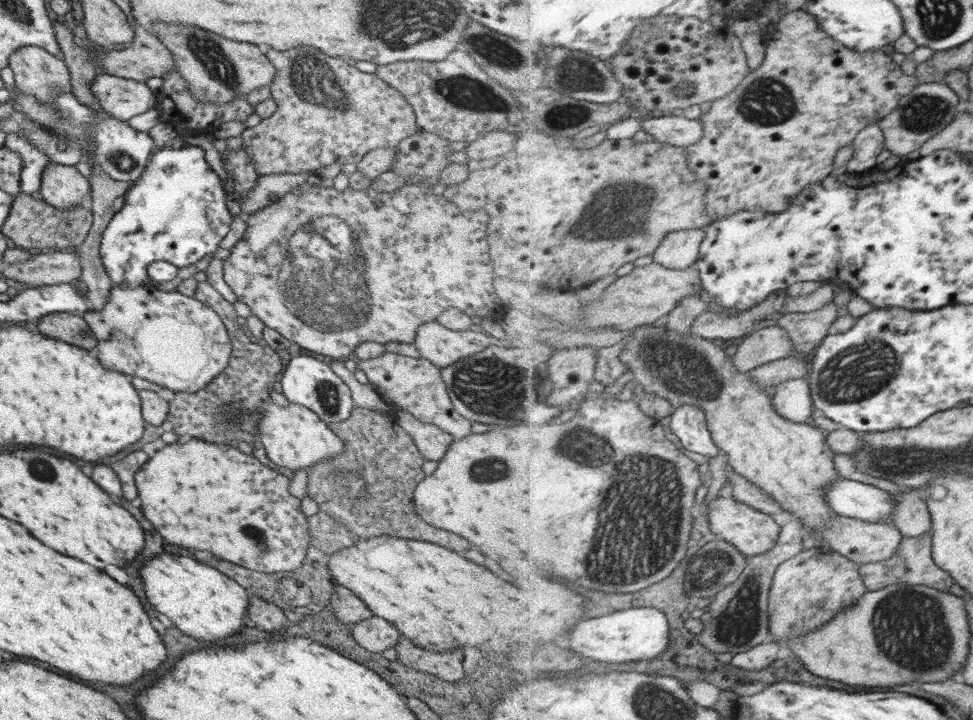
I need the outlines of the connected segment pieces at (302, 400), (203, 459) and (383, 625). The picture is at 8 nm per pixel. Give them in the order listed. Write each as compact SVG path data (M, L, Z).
M298 355L289 360L287 366L279 374L276 386L288 402L312 410L324 423L336 423L345 420L353 407L349 389L329 369L329 365L306 355Z
M183 438L155 451L133 478L143 516L165 542L179 548L205 550L217 559L265 574L300 570L310 539L306 516L299 509L299 499L289 494L288 478L269 469L255 456L241 453L229 444Z
M373 614L354 623L350 632L358 646L369 652L383 652L394 647L399 638L399 632L389 622Z

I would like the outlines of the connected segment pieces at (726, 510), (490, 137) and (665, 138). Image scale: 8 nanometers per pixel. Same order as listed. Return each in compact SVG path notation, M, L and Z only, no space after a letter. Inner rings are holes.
M717 496L711 500L709 508L709 526L720 539L734 545L744 556L756 556L771 550L780 537L782 527L770 514L737 501L733 496L724 498Z
M491 131L481 138L469 142L463 154L466 155L467 160L501 157L502 154L506 155L507 151L512 148L514 142L514 139L502 131Z
M663 116L642 122L643 130L652 134L658 142L675 147L686 147L695 144L704 133L700 119L689 119L682 116Z

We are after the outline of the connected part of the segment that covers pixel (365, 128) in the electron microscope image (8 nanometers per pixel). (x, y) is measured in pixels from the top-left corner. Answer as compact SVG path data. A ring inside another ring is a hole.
M264 47L263 52L270 60L270 63L276 68L272 81L269 84L271 98L275 101L276 109L271 116L261 119L257 125L253 127L245 127L241 134L242 146L253 160L253 166L258 175L266 174L303 174L303 172L316 172L319 173L324 167L329 164L347 164L358 163L361 157L370 150L376 148L394 148L397 143L407 136L419 130L416 125L416 118L412 111L411 105L404 99L404 96L397 92L392 86L389 86L385 81L373 74L365 74L359 72L353 65L347 65L344 59L334 56L324 56L321 53L316 53L312 48L292 48L291 50L275 50Z

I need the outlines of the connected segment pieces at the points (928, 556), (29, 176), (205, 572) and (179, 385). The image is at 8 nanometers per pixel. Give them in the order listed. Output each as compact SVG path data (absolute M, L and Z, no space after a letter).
M932 531L921 536L909 538L905 536L899 545L899 550L889 560L861 563L860 573L868 590L876 591L889 585L909 584L911 586L927 585L940 591L950 592L948 588L952 587L956 580L951 576L947 576L945 570L941 569L932 557L932 538Z
M17 131L6 134L4 145L21 157L20 192L41 201L42 198L38 191L41 184L41 173L50 165L50 158L33 143L30 143L23 133Z
M161 554L147 560L139 576L143 580L145 596L157 612L161 612L183 634L195 640L223 640L243 626L243 616L248 607L249 592L215 567L183 556Z
M113 285L101 310L80 314L97 340L96 359L103 368L137 376L173 392L195 392L226 367L230 339L220 316L206 304L178 291Z

